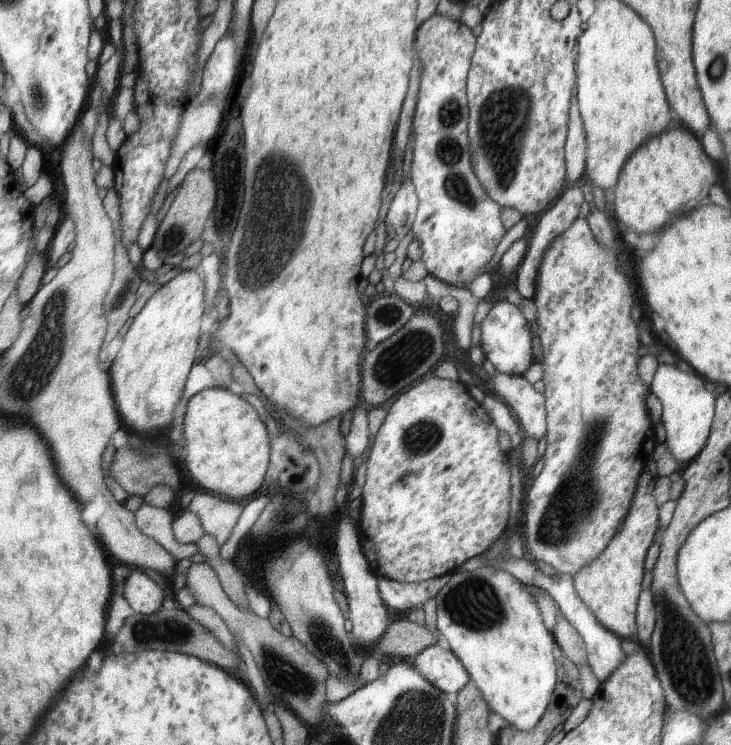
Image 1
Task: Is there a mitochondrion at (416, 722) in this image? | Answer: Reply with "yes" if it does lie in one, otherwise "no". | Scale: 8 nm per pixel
yes

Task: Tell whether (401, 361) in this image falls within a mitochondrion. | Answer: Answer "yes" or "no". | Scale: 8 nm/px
yes

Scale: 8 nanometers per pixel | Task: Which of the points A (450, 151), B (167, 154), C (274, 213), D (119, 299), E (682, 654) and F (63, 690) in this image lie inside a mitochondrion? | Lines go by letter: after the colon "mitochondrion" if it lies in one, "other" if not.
A: mitochondrion
B: other
C: mitochondrion
D: mitochondrion
E: mitochondrion
F: other

